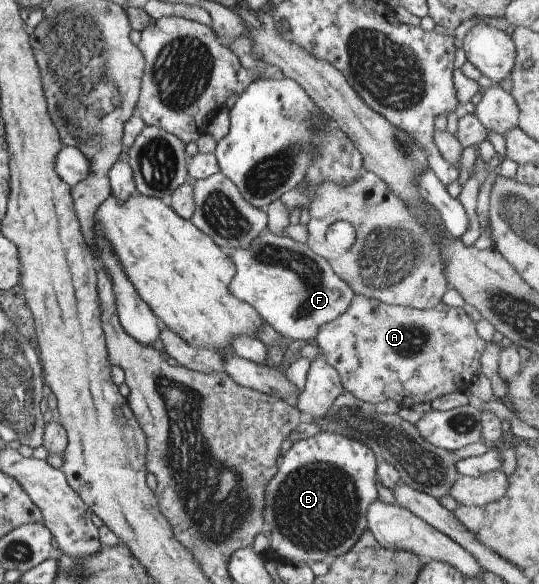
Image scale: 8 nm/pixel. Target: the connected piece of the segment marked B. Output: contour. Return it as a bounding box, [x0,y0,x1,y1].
[263,431,378,566]

